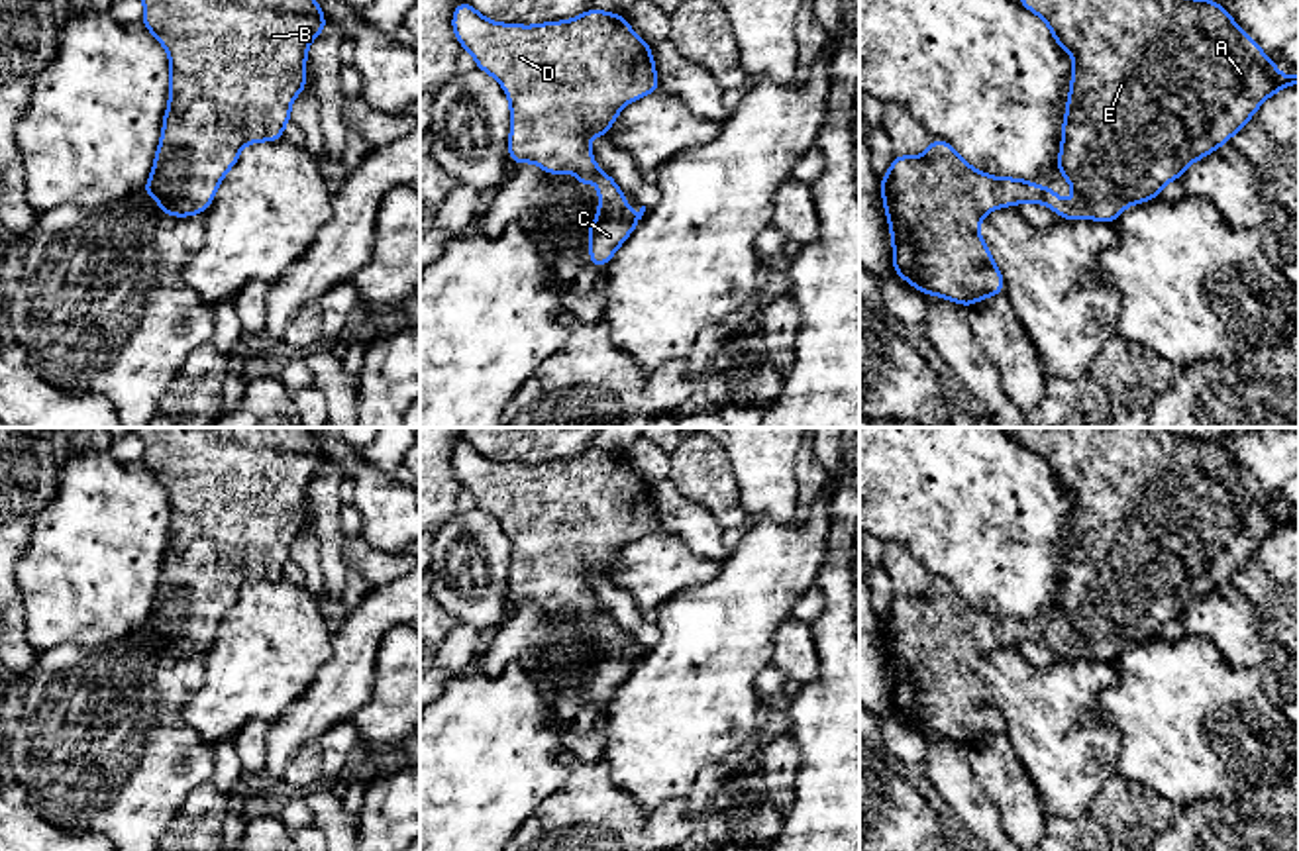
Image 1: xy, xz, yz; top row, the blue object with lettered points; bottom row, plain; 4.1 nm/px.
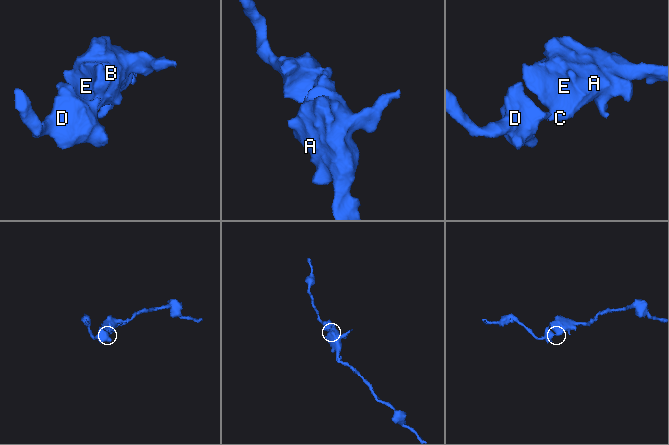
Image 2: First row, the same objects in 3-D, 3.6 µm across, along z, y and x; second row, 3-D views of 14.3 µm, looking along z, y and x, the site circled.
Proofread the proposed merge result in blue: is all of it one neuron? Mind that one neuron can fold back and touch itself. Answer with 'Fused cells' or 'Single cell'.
Single cell

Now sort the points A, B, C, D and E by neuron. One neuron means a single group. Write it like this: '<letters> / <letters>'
A B C D E

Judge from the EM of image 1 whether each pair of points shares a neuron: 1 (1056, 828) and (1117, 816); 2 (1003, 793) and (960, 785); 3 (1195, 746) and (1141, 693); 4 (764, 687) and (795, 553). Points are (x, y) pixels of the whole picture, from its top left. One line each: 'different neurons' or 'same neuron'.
1: same neuron
2: different neurons
3: same neuron
4: different neurons

